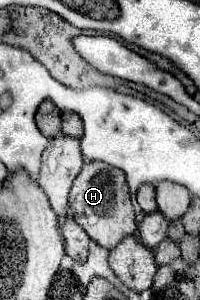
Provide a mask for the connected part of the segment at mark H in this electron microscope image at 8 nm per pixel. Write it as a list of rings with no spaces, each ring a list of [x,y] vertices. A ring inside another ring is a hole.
[[[89,162],[83,166],[69,192],[69,210],[75,222],[81,224],[83,230],[89,234],[89,238],[109,250],[115,248],[125,236],[133,234],[137,228],[125,174],[105,162]]]

